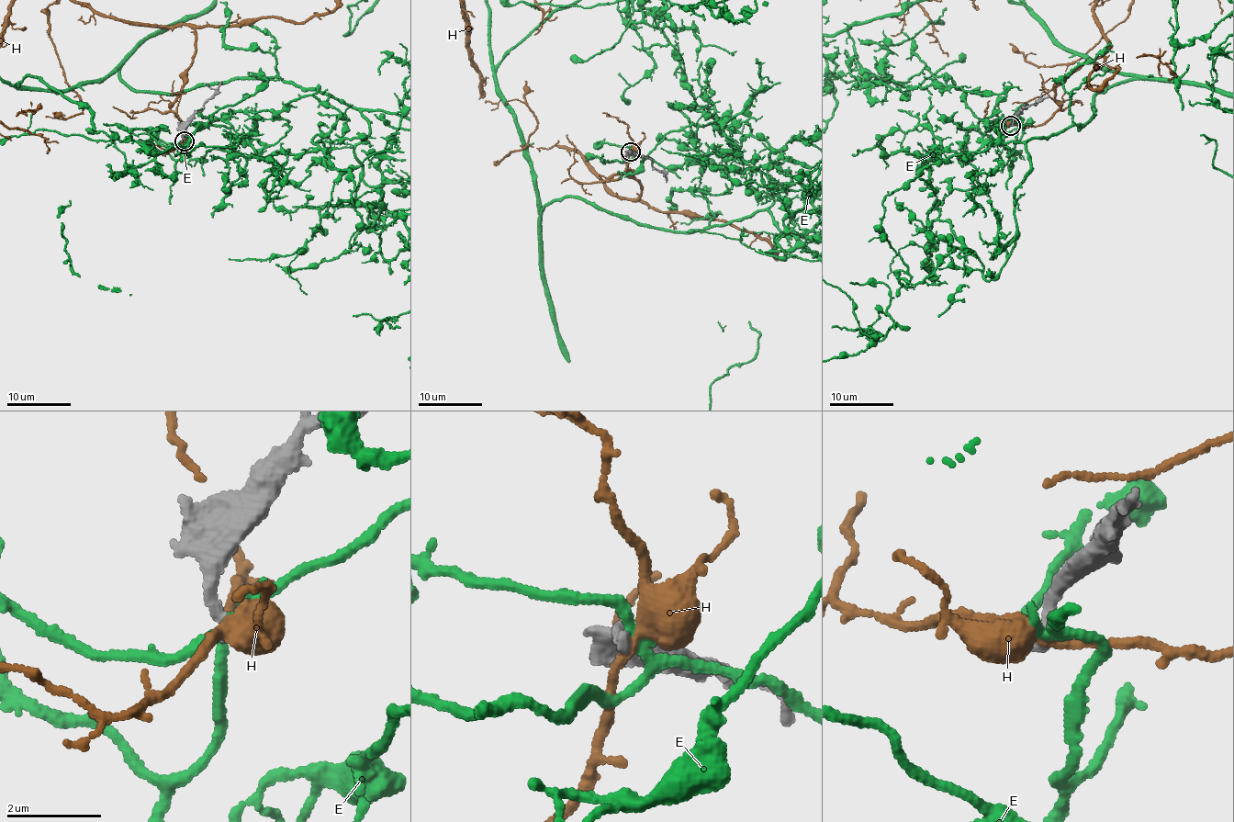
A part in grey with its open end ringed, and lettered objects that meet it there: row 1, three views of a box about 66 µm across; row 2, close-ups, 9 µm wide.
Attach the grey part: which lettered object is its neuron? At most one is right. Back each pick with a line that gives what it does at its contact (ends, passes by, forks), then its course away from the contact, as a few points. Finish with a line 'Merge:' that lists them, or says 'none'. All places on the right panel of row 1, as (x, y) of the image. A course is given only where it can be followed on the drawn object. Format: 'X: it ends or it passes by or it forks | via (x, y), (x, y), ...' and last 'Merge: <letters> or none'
Merge: none

